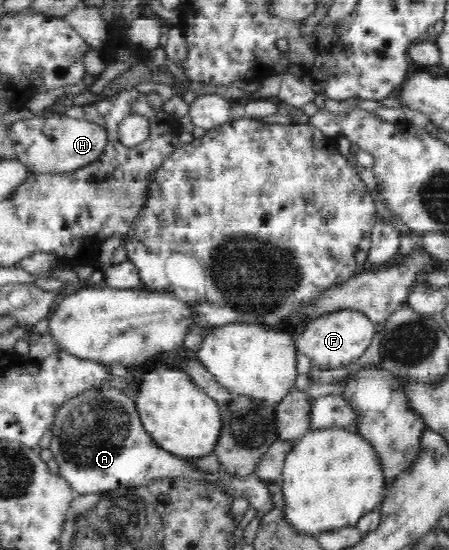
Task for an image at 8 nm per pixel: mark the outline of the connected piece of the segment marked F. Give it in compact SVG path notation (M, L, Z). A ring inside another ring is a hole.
M342 310L309 321L295 341L297 350L309 358L312 367L333 370L349 363L355 366L358 358L367 352L375 333L373 323L365 315L357 311Z

